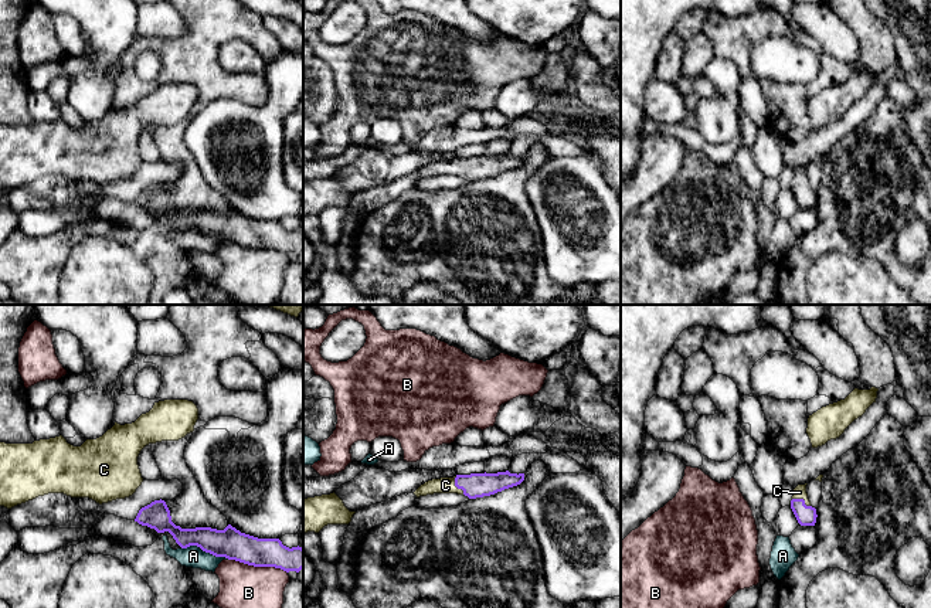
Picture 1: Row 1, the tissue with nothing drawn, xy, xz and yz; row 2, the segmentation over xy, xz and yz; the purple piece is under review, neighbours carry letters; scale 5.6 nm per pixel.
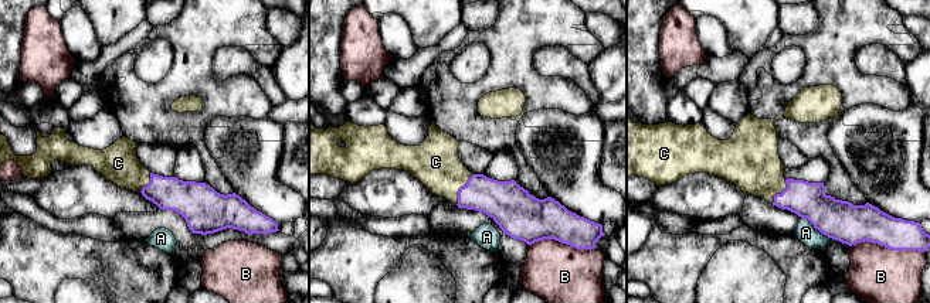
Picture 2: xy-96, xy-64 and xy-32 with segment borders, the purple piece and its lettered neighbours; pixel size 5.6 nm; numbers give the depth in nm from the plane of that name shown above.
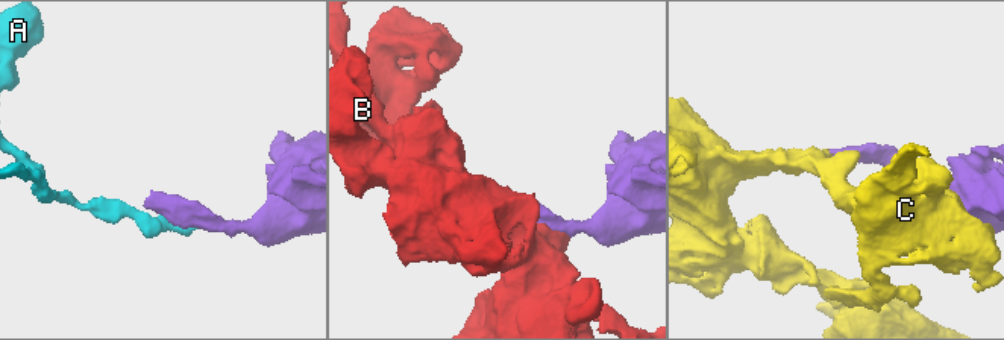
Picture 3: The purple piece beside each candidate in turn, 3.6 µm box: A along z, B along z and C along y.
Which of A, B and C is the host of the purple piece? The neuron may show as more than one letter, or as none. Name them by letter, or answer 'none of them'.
C

